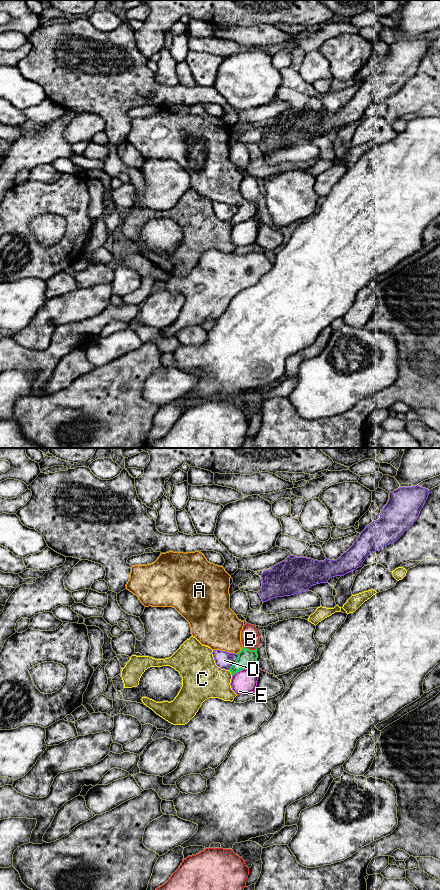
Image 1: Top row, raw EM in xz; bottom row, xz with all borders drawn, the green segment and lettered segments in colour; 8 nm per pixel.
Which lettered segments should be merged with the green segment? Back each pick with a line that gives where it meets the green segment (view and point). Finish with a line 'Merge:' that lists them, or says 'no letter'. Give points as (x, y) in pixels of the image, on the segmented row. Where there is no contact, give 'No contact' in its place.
A: Touches green at xz (241, 650)
Merge: A

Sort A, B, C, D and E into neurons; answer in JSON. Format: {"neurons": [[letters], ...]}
{"neurons": [["A"], ["B"], ["C"], ["D"], ["E"]]}

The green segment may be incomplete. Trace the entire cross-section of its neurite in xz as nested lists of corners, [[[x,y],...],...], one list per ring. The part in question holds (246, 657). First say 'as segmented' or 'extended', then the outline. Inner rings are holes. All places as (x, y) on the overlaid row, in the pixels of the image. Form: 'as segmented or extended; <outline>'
extended; [[[169,551],[161,553],[154,563],[132,566],[126,589],[136,595],[145,607],[175,608],[189,622],[192,636],[202,645],[208,646],[212,650],[237,654],[236,662],[229,669],[233,676],[243,669],[256,665],[258,654],[257,648],[250,650],[242,645],[241,631],[244,621],[239,620],[237,615],[230,609],[230,577],[223,566],[208,562],[199,551],[188,553]]]

